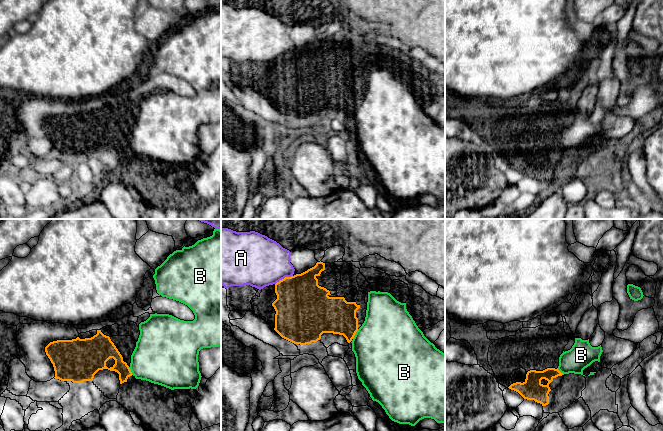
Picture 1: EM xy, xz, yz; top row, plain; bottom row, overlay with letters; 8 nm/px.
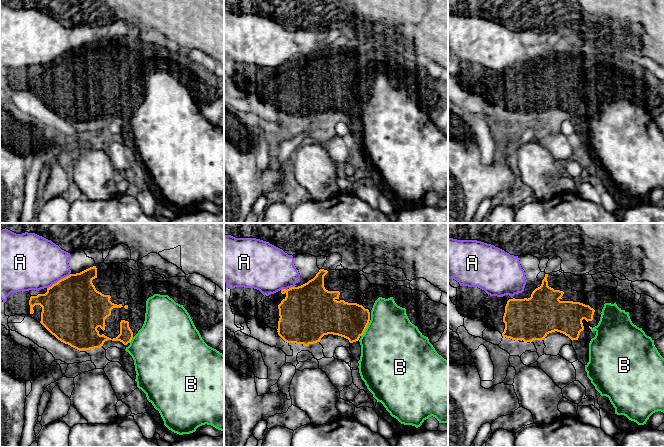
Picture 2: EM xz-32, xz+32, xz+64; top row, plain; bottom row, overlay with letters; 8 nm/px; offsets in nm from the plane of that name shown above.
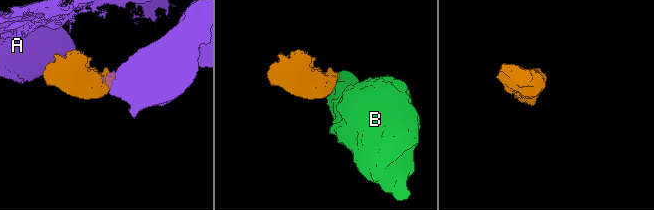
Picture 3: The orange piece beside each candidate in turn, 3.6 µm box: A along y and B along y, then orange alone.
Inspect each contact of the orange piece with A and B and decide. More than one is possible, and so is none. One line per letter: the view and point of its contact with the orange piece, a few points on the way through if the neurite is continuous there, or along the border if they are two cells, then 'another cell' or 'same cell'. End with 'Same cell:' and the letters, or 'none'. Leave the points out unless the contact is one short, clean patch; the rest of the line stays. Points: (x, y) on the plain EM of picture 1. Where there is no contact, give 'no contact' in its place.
A: meets orange in xz at (284, 54); another cell
B: meets orange in xz at (355, 109); border along xz (358, 105), (352, 114); another cell
Same cell: none

